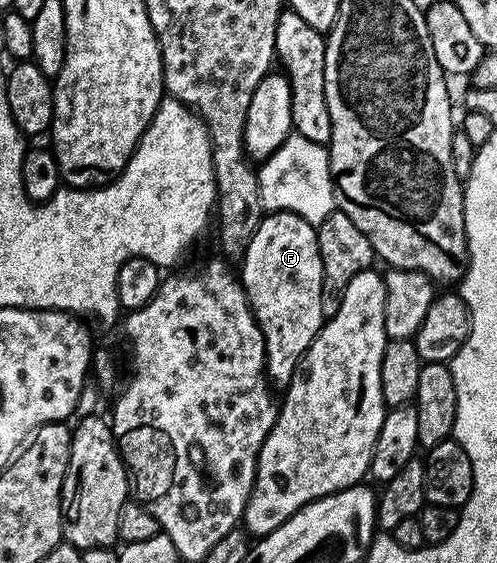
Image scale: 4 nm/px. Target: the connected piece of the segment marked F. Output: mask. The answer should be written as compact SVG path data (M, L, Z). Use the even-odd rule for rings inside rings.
M267 212L240 262L240 280L264 339L267 378L271 386L289 386L299 361L324 324L317 228L295 213Z

